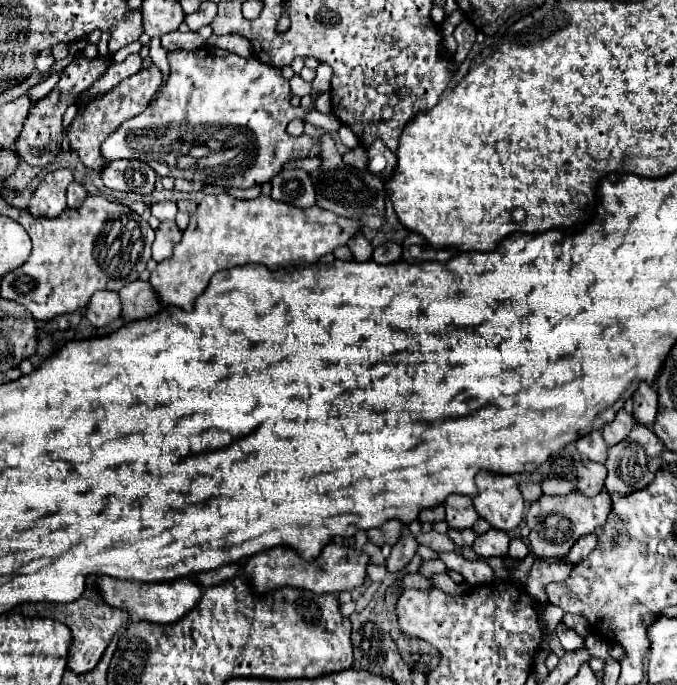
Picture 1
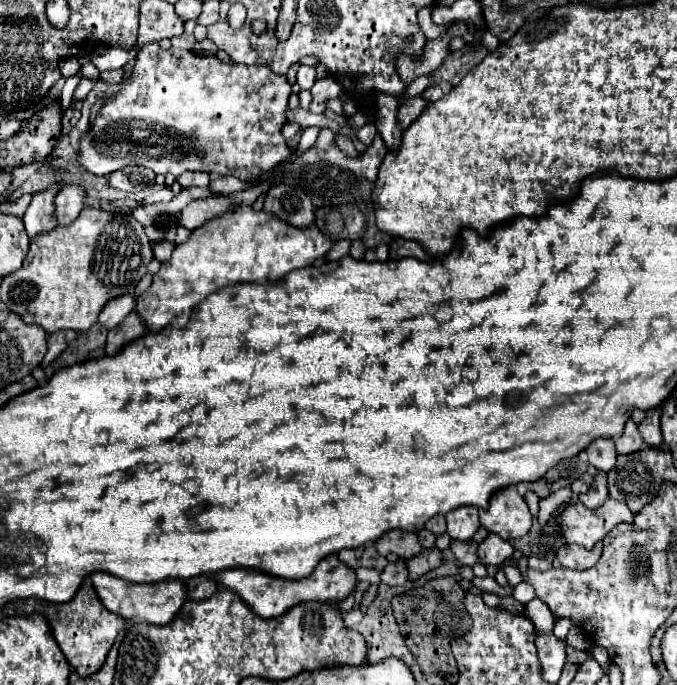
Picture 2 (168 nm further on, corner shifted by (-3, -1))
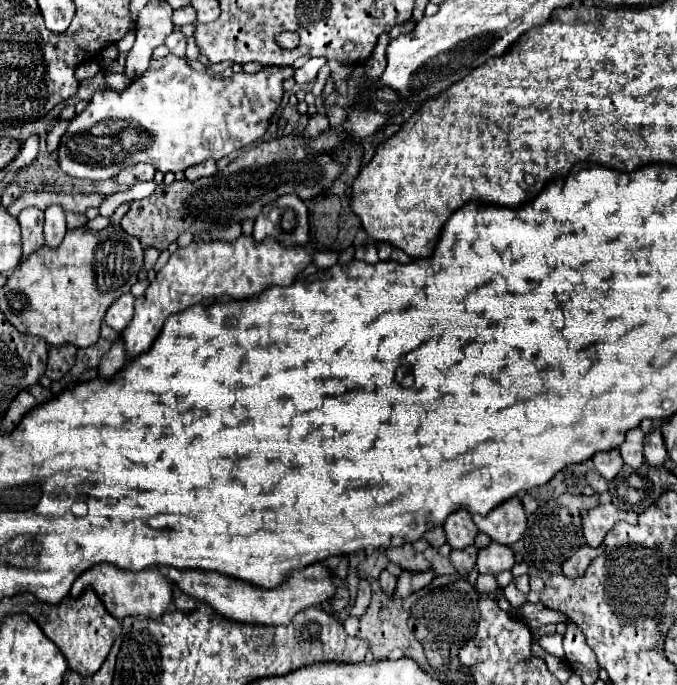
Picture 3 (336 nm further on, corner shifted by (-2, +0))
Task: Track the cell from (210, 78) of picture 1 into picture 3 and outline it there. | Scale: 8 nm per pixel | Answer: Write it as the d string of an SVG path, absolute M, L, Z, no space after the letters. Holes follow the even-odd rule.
M168 54L166 58L152 58L148 70L130 82L122 92L98 90L82 114L78 114L66 134L62 136L58 148L58 162L64 172L76 178L88 180L108 180L114 178L122 168L132 164L152 164L160 172L180 172L196 166L208 158L222 160L238 148L258 142L278 110L284 90L282 82L294 74L292 66L270 66L256 74L236 72L228 78L214 78L206 72L192 70L186 58Z

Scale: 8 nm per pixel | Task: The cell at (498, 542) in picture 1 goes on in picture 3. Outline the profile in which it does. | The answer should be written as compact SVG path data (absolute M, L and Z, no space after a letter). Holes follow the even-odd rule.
M490 542L490 546L480 548L476 566L478 566L480 574L498 574L502 570L512 570L514 552L510 550L510 546Z

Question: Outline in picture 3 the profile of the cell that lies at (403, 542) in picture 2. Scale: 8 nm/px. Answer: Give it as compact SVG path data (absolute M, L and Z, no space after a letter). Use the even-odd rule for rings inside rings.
M404 544L404 546L398 546L398 548L386 548L386 556L388 556L390 562L402 566L404 570L418 572L418 570L430 568L430 562L424 558L422 552L416 552L412 548L412 544Z

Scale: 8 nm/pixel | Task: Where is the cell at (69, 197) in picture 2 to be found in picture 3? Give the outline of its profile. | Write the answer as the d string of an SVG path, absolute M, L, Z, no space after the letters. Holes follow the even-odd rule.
M52 206L46 210L44 222L44 240L48 246L58 246L66 234L66 218L60 206Z

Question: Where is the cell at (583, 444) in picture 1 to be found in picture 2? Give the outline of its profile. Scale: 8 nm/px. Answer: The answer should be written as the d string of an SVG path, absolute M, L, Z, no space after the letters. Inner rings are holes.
M597 439L587 447L587 457L593 467L597 467L603 473L609 473L617 461L615 443L611 439Z

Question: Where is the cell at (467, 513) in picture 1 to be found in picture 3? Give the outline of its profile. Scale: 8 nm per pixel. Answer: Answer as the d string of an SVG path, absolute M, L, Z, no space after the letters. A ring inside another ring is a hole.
M466 510L452 512L444 524L446 540L452 548L466 548L474 544L474 538L478 534L476 524L472 522L472 516Z

